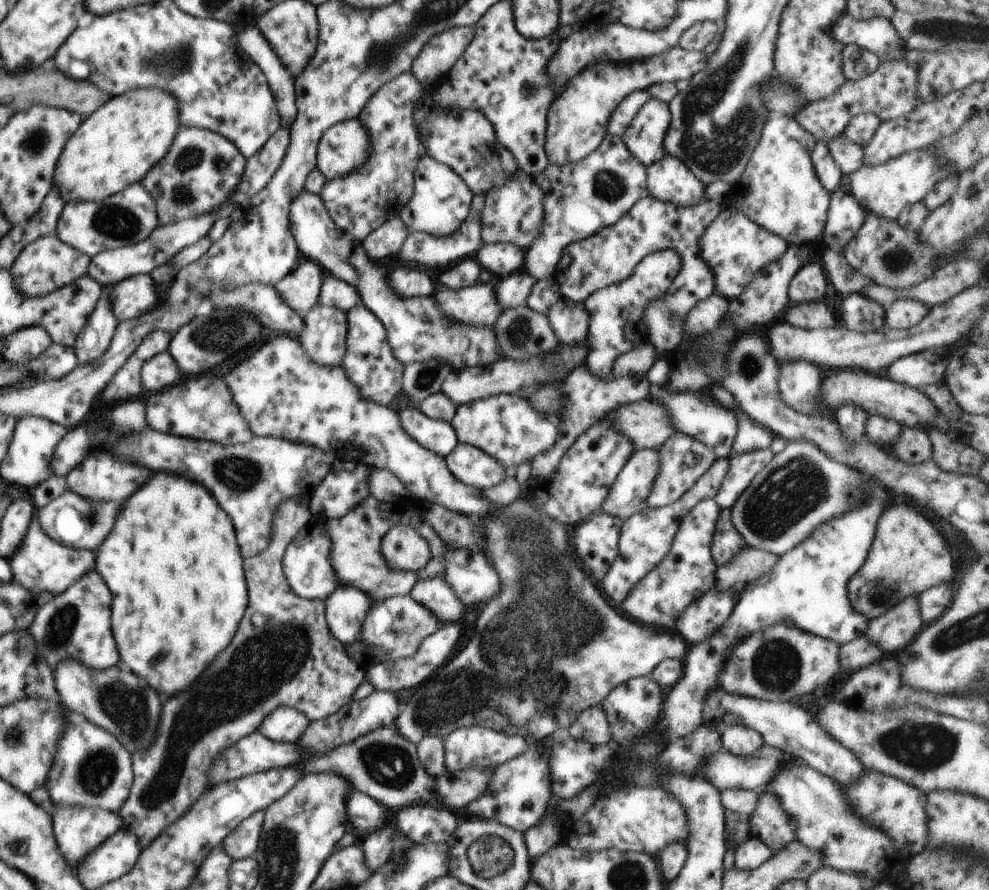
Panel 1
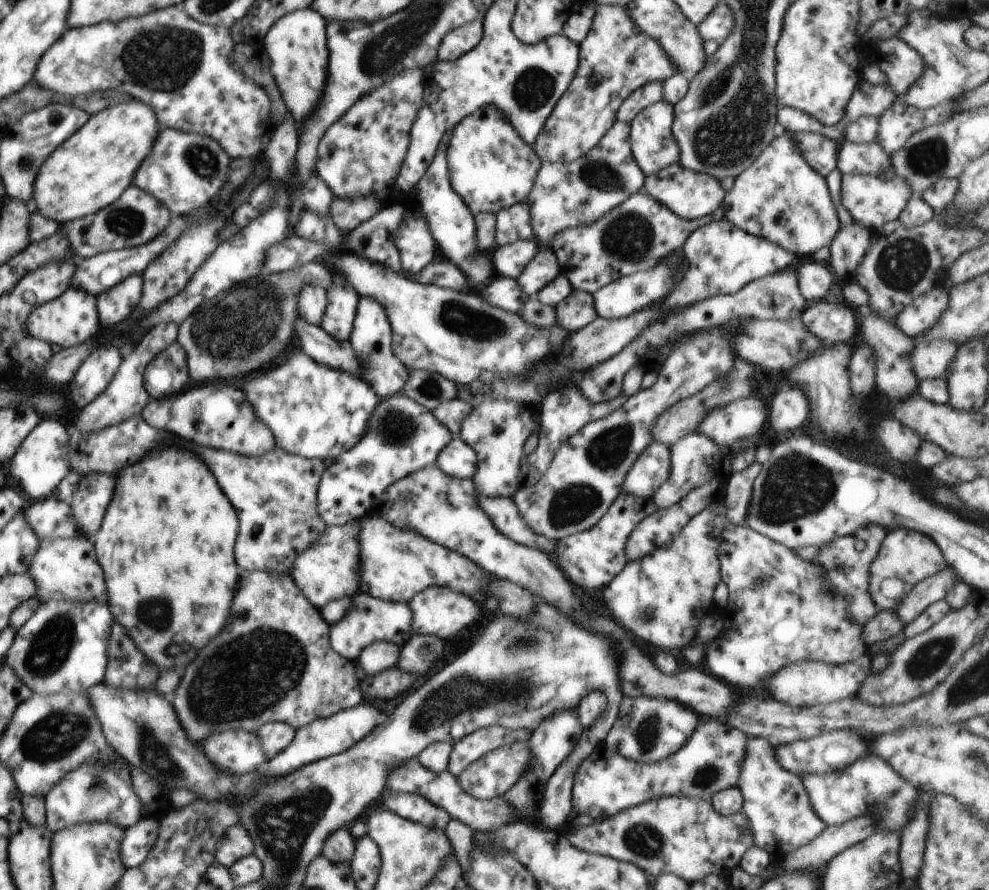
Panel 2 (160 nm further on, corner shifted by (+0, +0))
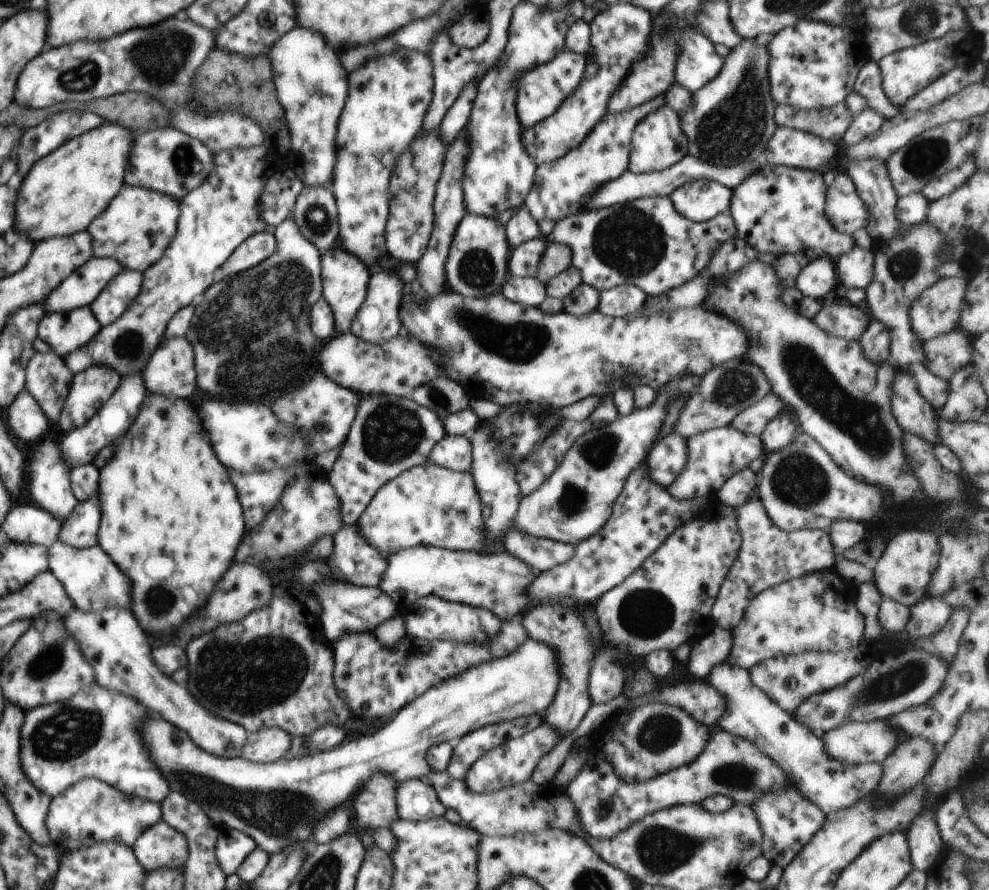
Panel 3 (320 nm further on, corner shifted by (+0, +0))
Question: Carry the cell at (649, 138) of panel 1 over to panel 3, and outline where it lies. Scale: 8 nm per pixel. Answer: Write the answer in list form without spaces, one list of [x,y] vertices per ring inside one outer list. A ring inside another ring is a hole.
[[[664,104],[659,109],[654,109],[651,113],[648,113],[636,125],[631,140],[628,169],[633,173],[651,173],[666,170],[688,154],[688,143],[688,137],[680,126],[679,113]]]

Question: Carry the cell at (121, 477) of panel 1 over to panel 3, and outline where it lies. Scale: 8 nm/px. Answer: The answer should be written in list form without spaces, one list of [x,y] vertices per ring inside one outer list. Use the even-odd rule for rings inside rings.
[[[98,494],[89,501],[79,502],[72,514],[62,522],[57,540],[73,549],[87,549],[98,545],[101,519]]]

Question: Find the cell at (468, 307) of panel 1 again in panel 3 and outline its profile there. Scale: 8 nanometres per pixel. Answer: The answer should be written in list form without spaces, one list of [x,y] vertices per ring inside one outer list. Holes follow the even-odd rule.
[[[508,277],[502,294],[512,302],[525,307],[539,307],[547,297],[546,285],[536,277]]]

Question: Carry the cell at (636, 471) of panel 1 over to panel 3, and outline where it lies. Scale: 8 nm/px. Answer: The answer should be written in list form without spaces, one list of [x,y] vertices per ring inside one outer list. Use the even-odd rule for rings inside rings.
[[[672,433],[652,446],[642,464],[651,481],[668,488],[679,477],[688,462],[687,440],[680,433]]]

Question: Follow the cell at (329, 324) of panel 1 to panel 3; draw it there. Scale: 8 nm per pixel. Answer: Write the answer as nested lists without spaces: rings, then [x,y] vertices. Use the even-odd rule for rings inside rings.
[[[338,247],[321,255],[321,279],[323,280],[323,297],[330,303],[335,318],[335,329],[338,333],[351,330],[351,324],[366,300],[369,278],[366,266],[353,254]]]

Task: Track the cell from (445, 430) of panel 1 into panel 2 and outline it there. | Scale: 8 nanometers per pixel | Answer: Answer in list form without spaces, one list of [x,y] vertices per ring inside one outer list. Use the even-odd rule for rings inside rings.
[[[402,394],[378,401],[367,422],[363,437],[350,449],[339,454],[319,482],[317,511],[327,526],[340,526],[360,519],[391,484],[407,474],[433,465],[438,453],[454,435],[433,412]]]

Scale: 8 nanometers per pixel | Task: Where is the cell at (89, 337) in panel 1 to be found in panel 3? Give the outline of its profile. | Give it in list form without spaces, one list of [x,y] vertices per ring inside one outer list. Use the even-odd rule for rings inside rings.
[[[91,366],[73,376],[58,426],[68,434],[84,426],[92,414],[114,394],[121,376],[109,367]]]

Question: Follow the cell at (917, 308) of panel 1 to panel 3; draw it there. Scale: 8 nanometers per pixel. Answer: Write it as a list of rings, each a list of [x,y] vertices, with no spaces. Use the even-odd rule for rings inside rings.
[[[970,276],[940,277],[912,303],[909,310],[911,327],[921,341],[925,342],[960,328],[959,318],[970,278]]]

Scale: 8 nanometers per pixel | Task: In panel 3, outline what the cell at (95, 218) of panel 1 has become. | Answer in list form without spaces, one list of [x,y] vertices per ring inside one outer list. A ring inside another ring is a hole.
[[[124,184],[107,209],[87,228],[93,238],[93,256],[116,259],[124,269],[143,273],[163,257],[176,236],[179,214],[179,202],[173,196]]]

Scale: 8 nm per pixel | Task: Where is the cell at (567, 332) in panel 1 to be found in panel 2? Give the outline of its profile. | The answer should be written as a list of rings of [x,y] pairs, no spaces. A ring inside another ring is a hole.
[[[574,290],[572,296],[556,306],[557,324],[569,333],[588,326],[596,317],[593,296],[588,291]]]

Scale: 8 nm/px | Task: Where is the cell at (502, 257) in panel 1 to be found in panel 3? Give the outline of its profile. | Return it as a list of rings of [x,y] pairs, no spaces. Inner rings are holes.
[[[543,237],[533,238],[511,249],[509,258],[510,277],[535,277],[540,259],[547,249],[547,240]]]

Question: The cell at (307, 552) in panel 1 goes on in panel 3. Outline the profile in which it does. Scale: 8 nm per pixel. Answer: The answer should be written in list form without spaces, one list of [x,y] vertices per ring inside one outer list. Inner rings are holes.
[[[343,525],[333,538],[333,551],[325,560],[333,579],[353,585],[378,587],[388,559],[361,536],[356,525]]]

